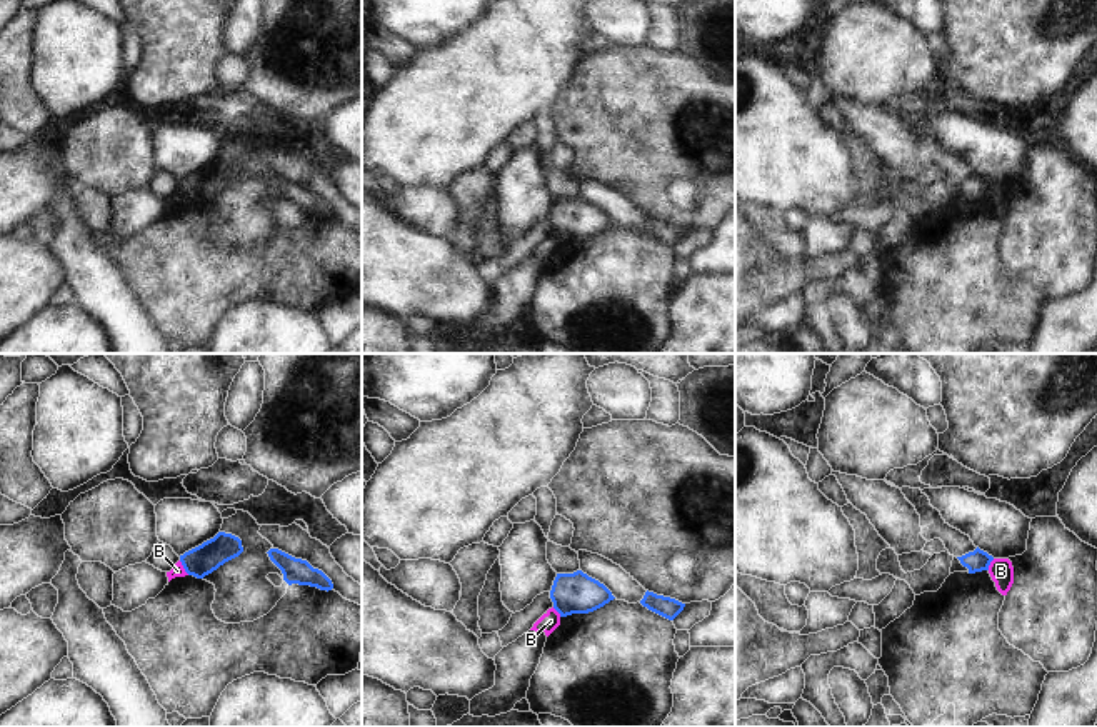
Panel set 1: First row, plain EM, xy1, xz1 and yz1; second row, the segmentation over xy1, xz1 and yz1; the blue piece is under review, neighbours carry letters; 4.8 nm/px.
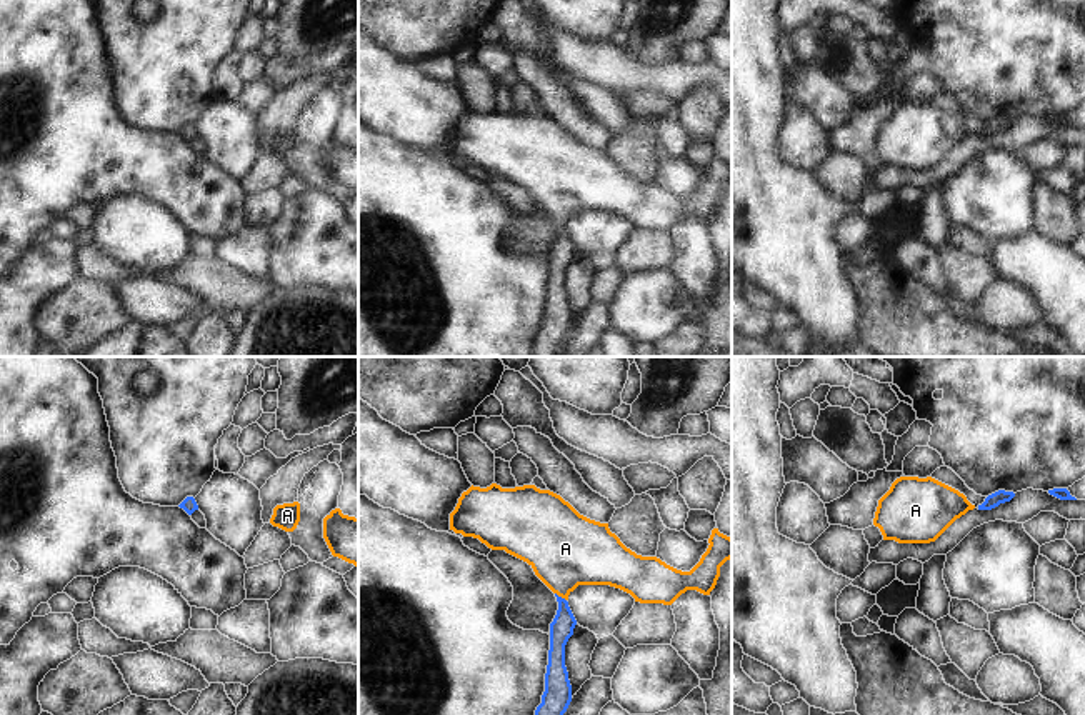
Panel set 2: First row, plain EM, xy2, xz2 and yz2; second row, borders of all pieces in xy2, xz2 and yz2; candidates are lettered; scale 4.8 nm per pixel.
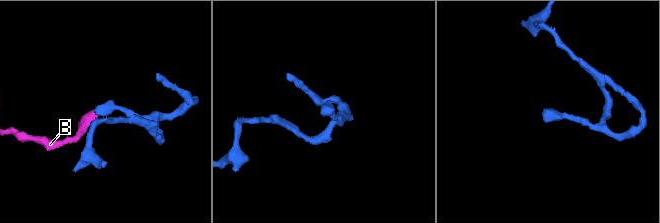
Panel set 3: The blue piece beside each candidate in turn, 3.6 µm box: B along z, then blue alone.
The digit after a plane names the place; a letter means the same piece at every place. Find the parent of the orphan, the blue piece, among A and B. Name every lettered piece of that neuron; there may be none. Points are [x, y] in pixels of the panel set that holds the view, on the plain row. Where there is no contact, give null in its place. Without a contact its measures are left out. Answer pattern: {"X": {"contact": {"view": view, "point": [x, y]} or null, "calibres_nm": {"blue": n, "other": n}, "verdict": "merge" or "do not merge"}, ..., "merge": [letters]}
{"A": {"contact": {"view": "xz2", "point": [560, 224]}, "calibres_nm": {"blue": 110, "other": 360}, "verdict": "merge"}, "B": {"contact": {"view": "xy1", "point": [184, 194]}, "calibres_nm": {"blue": 140, "other": 60}, "verdict": "do not merge"}, "merge": ["A"]}

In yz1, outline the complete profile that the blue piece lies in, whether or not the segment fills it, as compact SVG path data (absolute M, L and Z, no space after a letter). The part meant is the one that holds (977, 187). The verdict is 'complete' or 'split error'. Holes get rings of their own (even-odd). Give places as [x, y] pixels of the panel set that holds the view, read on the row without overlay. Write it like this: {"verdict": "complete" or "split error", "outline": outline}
{"verdict": "complete", "outline": "M979 173L974 178L969 178L962 183L957 183L964 193L969 195L969 200L989 197L990 188L994 187L992 182L980 177Z"}

